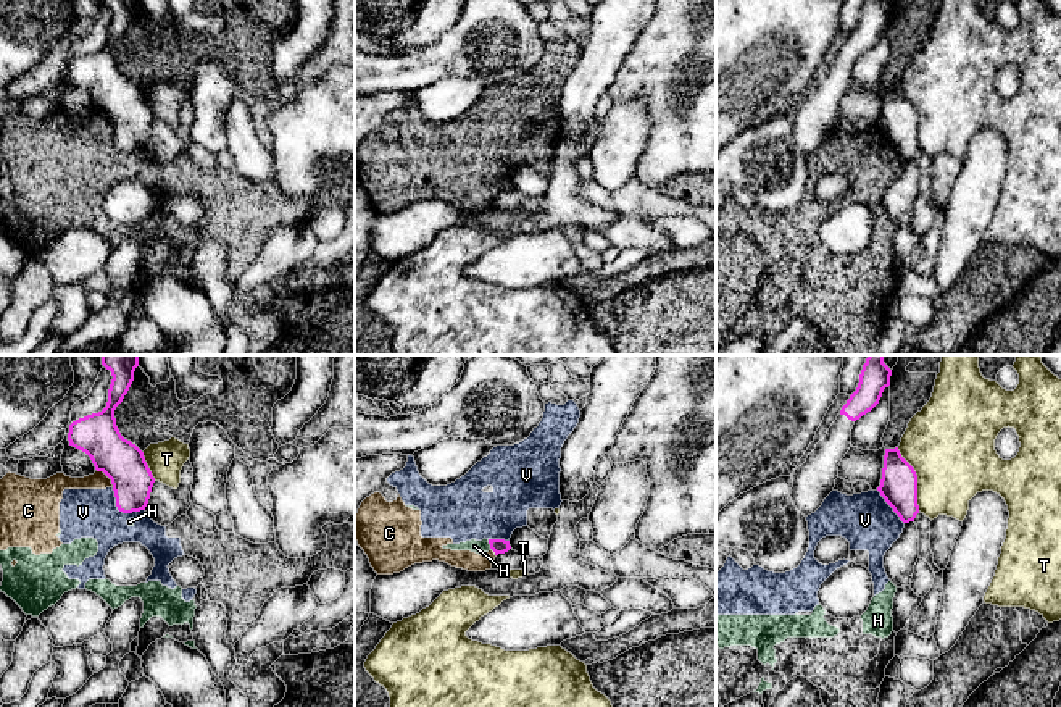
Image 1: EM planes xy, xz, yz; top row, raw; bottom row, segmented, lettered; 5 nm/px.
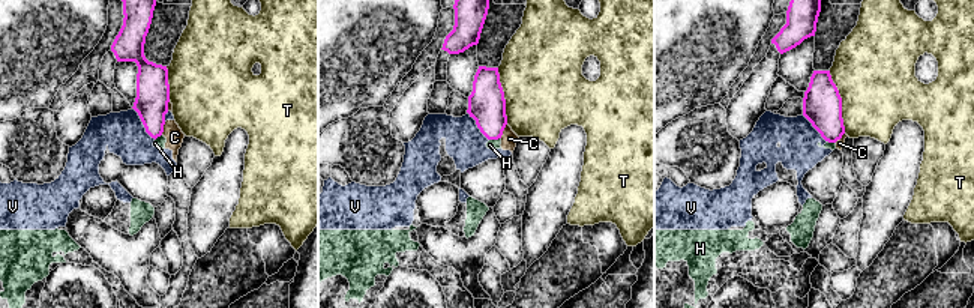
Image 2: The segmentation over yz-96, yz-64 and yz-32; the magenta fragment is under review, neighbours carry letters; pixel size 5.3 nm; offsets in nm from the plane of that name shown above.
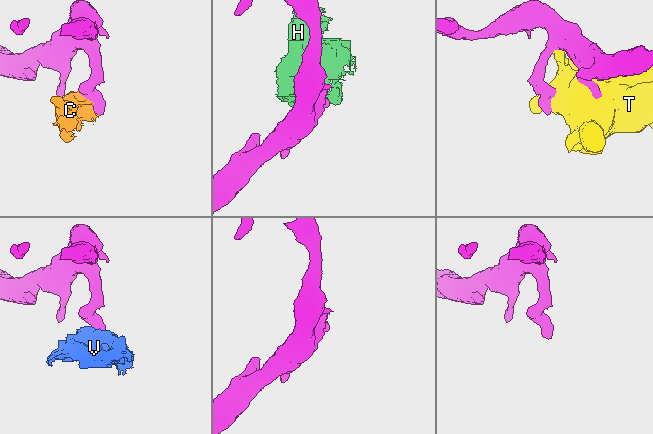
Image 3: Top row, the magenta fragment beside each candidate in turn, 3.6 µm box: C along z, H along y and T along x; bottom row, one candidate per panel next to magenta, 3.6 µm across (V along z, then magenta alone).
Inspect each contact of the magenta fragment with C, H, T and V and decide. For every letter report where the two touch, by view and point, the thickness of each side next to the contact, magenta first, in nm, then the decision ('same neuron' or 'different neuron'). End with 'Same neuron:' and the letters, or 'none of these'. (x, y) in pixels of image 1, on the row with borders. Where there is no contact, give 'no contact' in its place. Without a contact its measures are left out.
C: xy (107, 475) | 220/90 nm | different neuron
H: xz (489, 543) | 80/60 nm | different neuron
T: yz (916, 480) | 190/440 nm | different neuron
V: xy (121, 510) | 220/240 nm | different neuron
Same neuron: none of these

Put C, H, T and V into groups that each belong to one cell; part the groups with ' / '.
C H V / T

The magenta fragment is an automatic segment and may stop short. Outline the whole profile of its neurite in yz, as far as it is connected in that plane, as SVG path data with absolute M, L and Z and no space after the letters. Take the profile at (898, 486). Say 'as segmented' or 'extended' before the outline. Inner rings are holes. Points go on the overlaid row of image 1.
as segmented | M898 447L885 449L882 479L877 491L903 523L914 521L919 513L917 475L901 457Z

